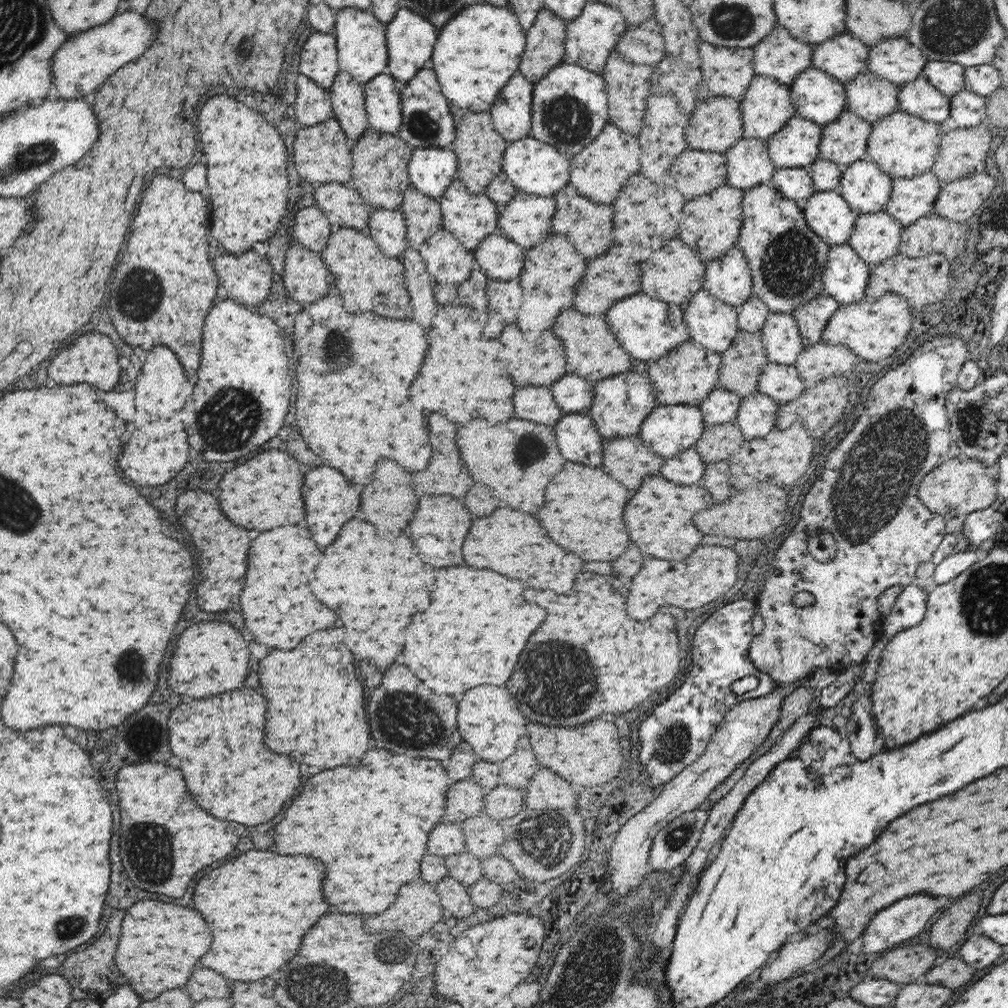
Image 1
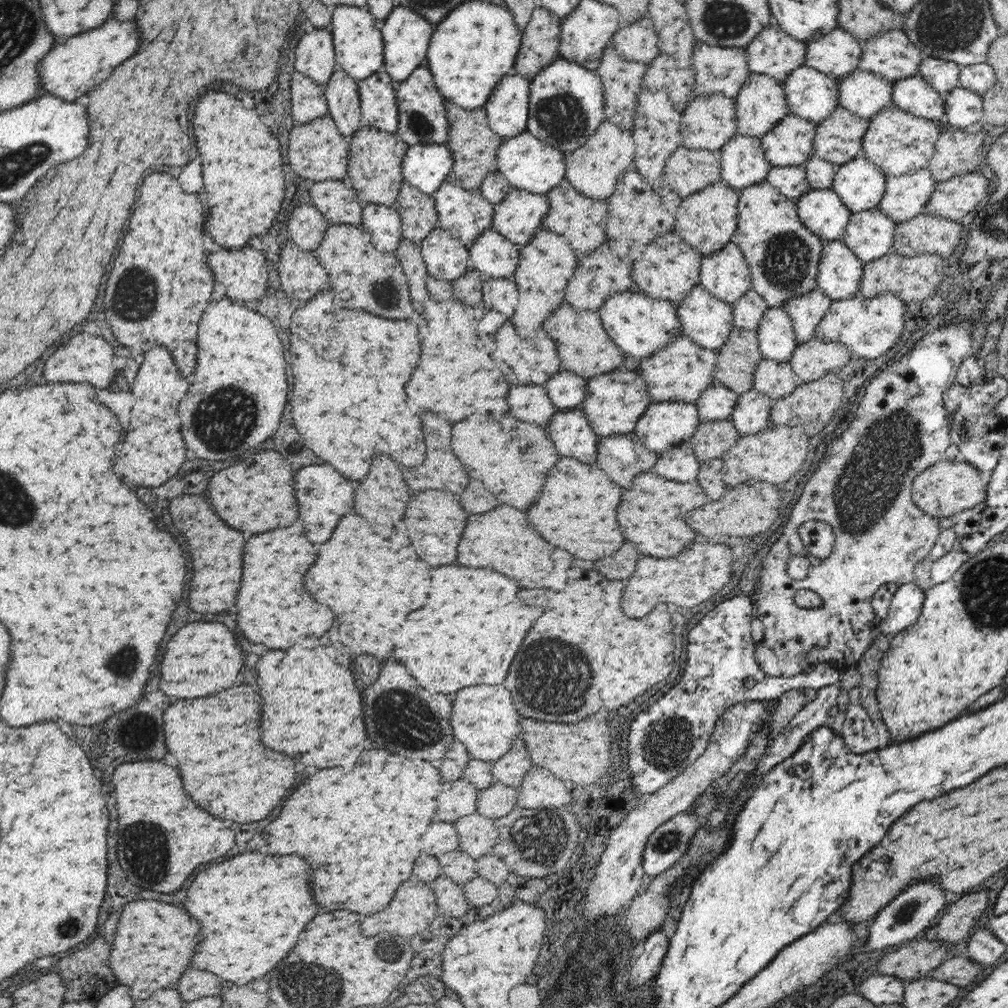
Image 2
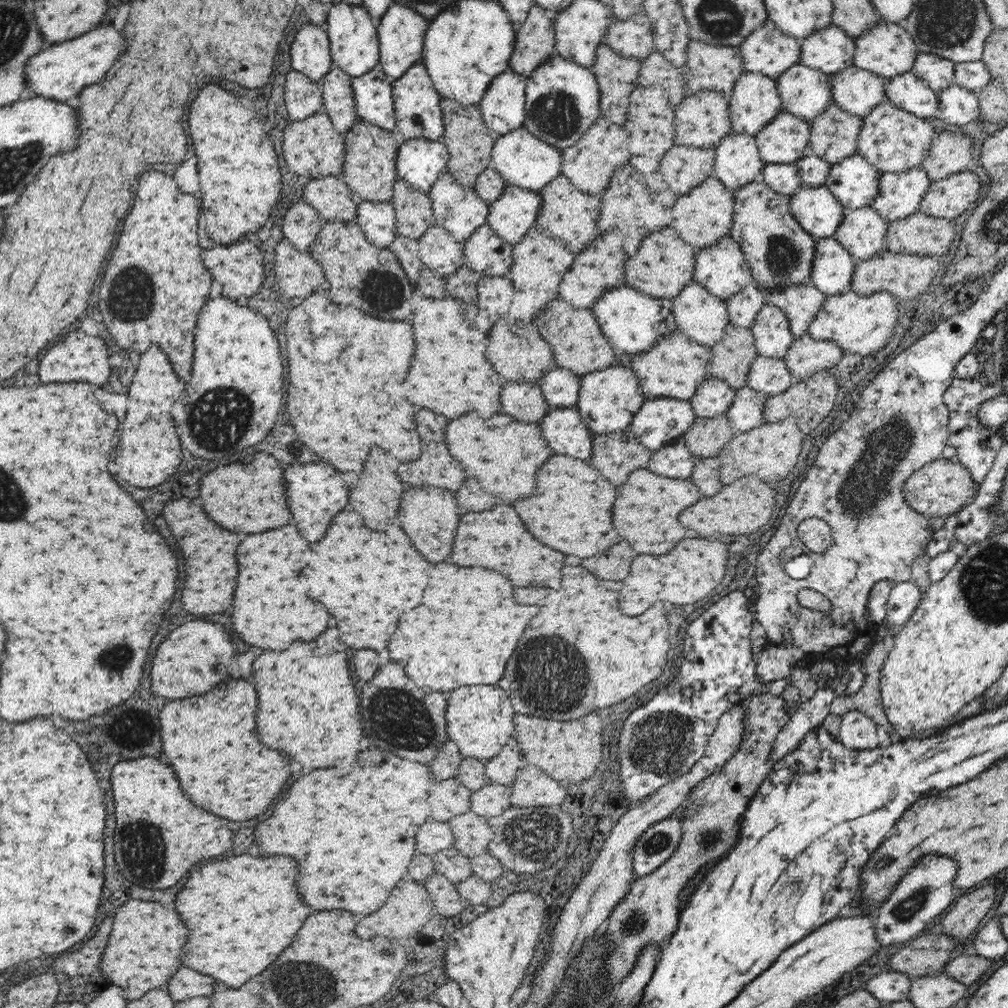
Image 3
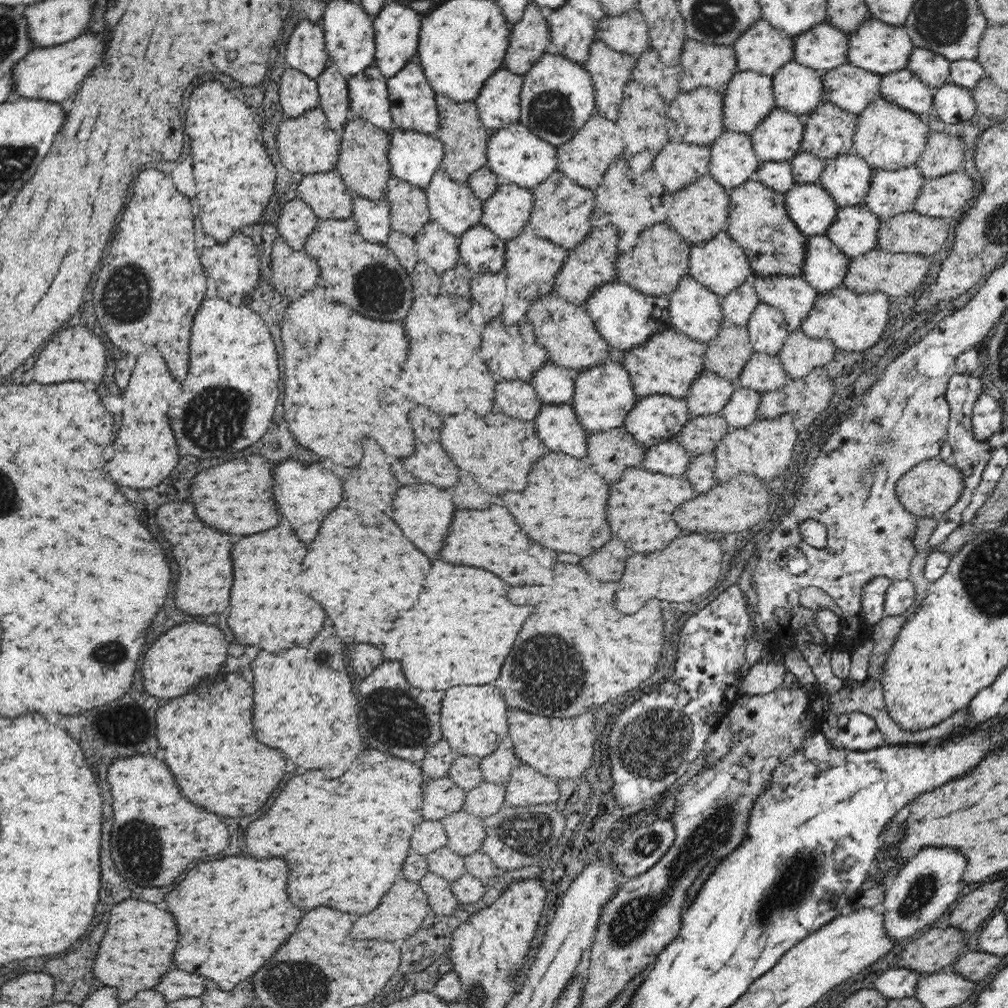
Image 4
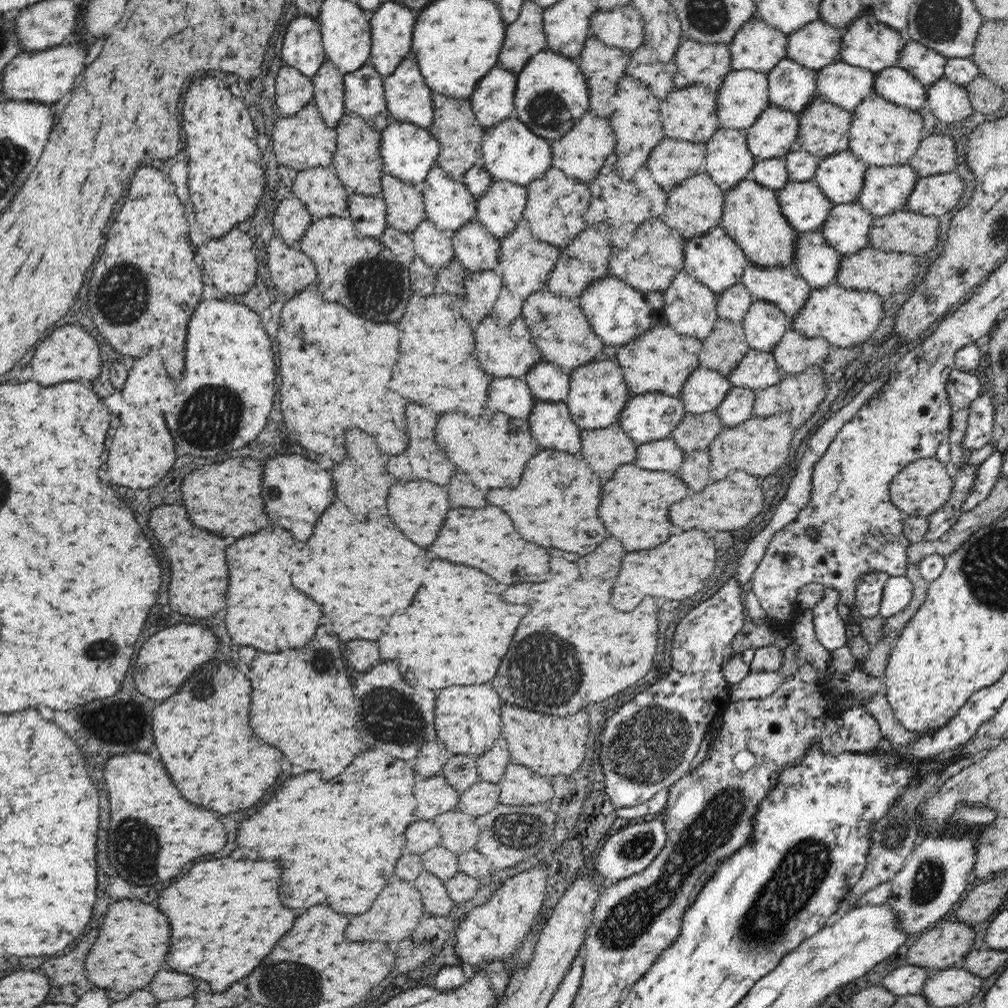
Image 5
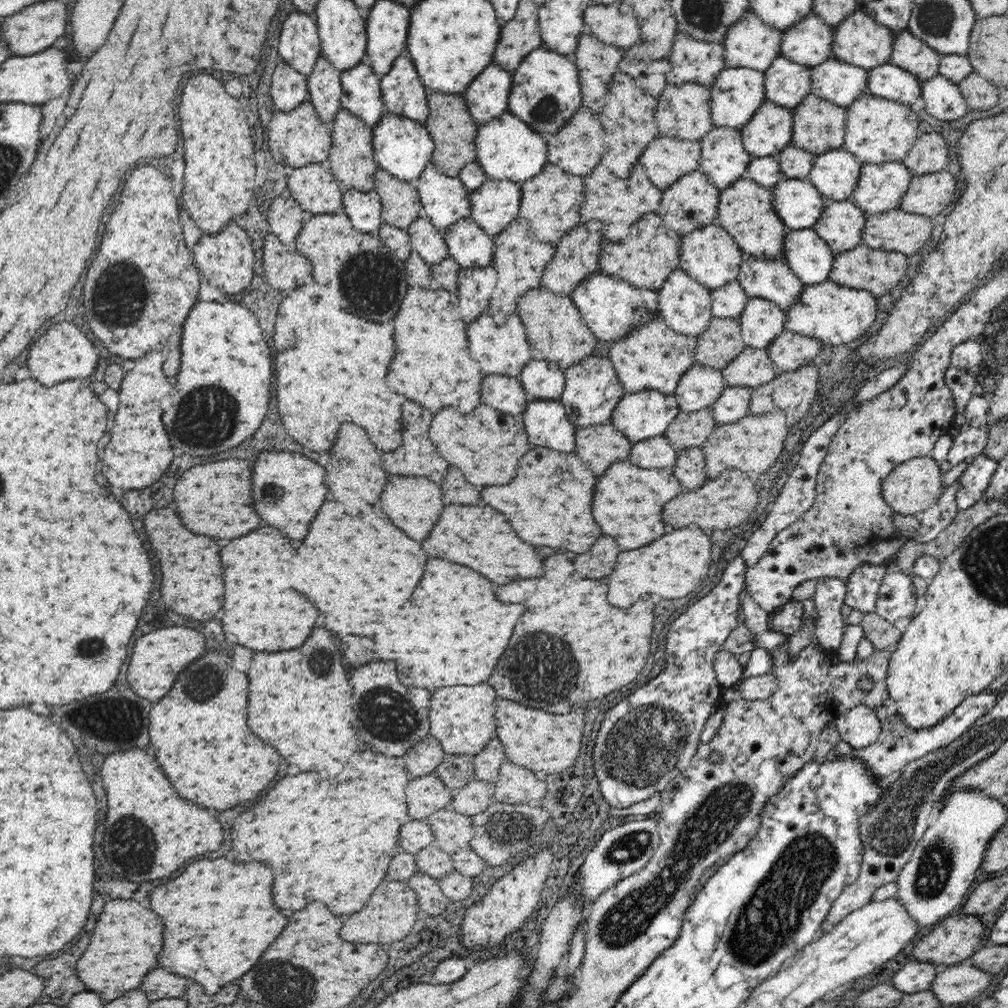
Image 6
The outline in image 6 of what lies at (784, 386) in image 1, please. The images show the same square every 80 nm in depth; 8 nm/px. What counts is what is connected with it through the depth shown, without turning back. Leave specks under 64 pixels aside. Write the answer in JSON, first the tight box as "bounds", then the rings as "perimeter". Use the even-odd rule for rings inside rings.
{"bounds":[724,347,778,389],"perimeter":[[[746,347],[724,370],[724,380],[728,386],[755,389],[778,376],[767,349]]]}

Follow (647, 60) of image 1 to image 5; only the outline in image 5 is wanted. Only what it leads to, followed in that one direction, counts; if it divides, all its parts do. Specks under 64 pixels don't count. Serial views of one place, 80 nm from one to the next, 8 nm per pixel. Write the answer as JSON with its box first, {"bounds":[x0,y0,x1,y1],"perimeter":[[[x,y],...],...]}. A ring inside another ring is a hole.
{"bounds":[590,6,645,52],"perimeter":[[[634,6],[598,10],[590,17],[590,26],[593,35],[610,47],[633,52],[645,44],[644,23]]]}

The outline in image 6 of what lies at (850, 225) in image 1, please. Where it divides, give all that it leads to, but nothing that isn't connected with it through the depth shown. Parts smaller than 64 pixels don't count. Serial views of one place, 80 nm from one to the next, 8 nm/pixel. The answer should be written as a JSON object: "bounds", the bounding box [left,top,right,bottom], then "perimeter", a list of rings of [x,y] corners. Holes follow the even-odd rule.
{"bounds":[772,178,827,231],"perimeter":[[[783,178],[772,189],[774,209],[789,231],[815,228],[827,201],[812,181]]]}

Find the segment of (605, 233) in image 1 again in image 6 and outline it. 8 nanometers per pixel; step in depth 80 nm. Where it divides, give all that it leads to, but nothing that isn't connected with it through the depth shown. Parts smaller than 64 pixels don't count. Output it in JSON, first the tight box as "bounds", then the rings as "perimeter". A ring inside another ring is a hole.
{"bounds":[520,163,584,244],"perimeter":[[[549,163],[542,172],[523,182],[520,218],[528,220],[529,235],[543,243],[556,244],[580,222],[580,202],[584,202],[584,182]]]}

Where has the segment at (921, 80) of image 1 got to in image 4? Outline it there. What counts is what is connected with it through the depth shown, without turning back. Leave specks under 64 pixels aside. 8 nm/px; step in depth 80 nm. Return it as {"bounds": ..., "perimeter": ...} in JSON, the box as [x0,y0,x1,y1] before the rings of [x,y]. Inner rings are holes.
{"bounds":[880,68,934,119],"perimeter":[[[908,68],[883,75],[880,90],[885,101],[925,119],[932,113],[934,91]]]}

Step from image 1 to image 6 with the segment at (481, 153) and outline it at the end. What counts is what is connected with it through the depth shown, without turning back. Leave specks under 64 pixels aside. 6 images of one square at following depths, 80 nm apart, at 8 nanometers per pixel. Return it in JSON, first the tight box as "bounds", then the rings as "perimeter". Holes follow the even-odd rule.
{"bounds":[424,89,480,178],"perimeter":[[[427,89],[426,91],[429,115],[424,125],[436,146],[433,164],[441,170],[441,173],[456,178],[468,164],[478,163],[476,136],[478,136],[480,124],[472,118],[463,95],[441,93],[434,89]]]}

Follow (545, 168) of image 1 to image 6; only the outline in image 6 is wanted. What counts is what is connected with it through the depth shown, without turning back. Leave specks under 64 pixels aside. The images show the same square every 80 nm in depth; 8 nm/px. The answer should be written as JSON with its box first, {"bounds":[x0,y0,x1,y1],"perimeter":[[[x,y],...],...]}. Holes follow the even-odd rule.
{"bounds":[476,112,549,184],"perimeter":[[[510,112],[490,122],[480,124],[476,136],[476,157],[484,175],[496,181],[522,184],[540,174],[549,164],[546,137],[532,130]]]}

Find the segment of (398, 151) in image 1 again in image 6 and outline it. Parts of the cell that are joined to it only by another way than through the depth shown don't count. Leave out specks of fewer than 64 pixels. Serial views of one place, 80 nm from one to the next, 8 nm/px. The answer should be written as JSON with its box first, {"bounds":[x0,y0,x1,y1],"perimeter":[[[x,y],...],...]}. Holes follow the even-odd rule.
{"bounds":[328,108,379,192],"perimeter":[[[342,108],[331,124],[332,147],[328,169],[344,188],[364,192],[375,190],[375,174],[379,170],[374,158],[374,132],[360,117]]]}

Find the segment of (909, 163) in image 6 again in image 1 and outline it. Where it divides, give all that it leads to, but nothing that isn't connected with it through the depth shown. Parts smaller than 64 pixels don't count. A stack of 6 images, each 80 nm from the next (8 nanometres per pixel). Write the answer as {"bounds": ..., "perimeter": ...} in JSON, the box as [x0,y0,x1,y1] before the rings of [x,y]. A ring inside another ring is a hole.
{"bounds":[931,126,992,183],"perimeter":[[[978,126],[974,128],[956,127],[942,138],[938,160],[931,171],[942,183],[962,180],[975,173],[986,173],[990,154],[992,132],[984,126],[984,136]]]}

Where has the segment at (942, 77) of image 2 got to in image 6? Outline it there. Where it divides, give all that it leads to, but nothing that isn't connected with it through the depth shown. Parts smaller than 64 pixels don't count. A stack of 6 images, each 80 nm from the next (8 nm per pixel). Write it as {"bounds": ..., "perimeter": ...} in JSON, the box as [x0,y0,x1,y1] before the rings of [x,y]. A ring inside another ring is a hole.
{"bounds":[890,30,941,82],"perimeter":[[[908,30],[896,32],[890,64],[902,67],[925,82],[939,74],[941,55]]]}

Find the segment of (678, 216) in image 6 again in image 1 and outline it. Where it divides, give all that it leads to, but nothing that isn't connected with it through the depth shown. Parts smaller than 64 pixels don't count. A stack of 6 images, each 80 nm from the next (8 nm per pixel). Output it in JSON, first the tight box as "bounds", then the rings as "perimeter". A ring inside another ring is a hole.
{"bounds":[682,184,744,260],"perimeter":[[[728,184],[703,195],[686,204],[682,212],[684,214],[682,222],[684,222],[686,238],[690,242],[694,242],[696,246],[710,246],[710,248],[698,248],[696,252],[702,258],[714,260],[722,258],[736,244],[743,223],[744,191]]]}

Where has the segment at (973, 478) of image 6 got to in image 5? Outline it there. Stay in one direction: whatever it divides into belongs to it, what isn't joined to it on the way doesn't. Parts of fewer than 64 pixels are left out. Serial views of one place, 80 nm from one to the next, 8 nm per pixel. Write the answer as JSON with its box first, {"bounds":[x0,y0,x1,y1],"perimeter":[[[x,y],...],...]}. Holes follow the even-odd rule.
{"bounds":[963,450,1004,512],"perimeter":[[[995,450],[977,468],[977,475],[971,488],[969,497],[963,502],[963,512],[976,508],[983,500],[988,498],[990,491],[1001,476],[1004,453]]]}

